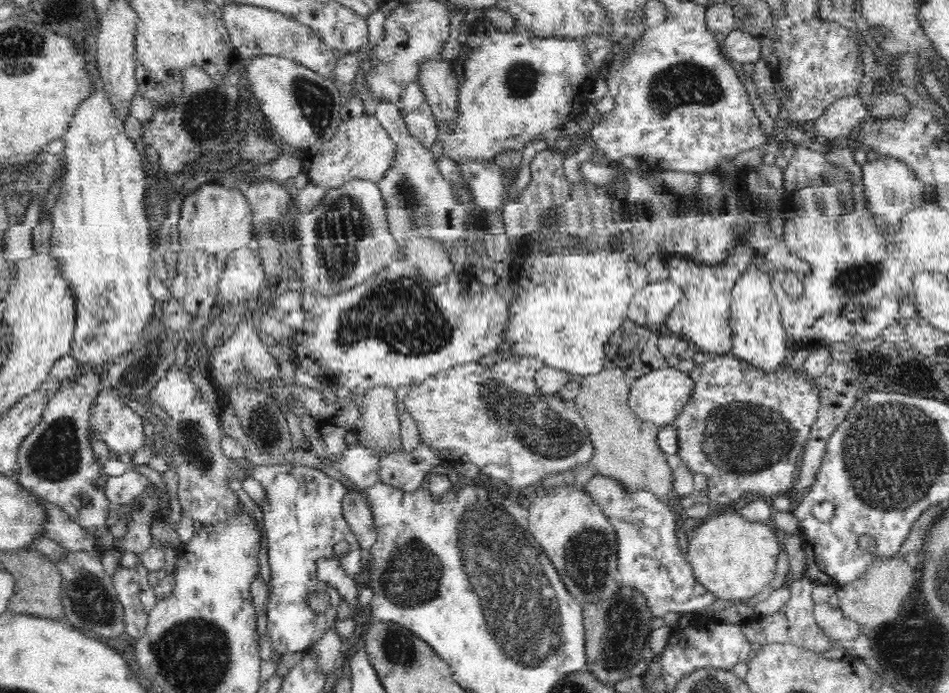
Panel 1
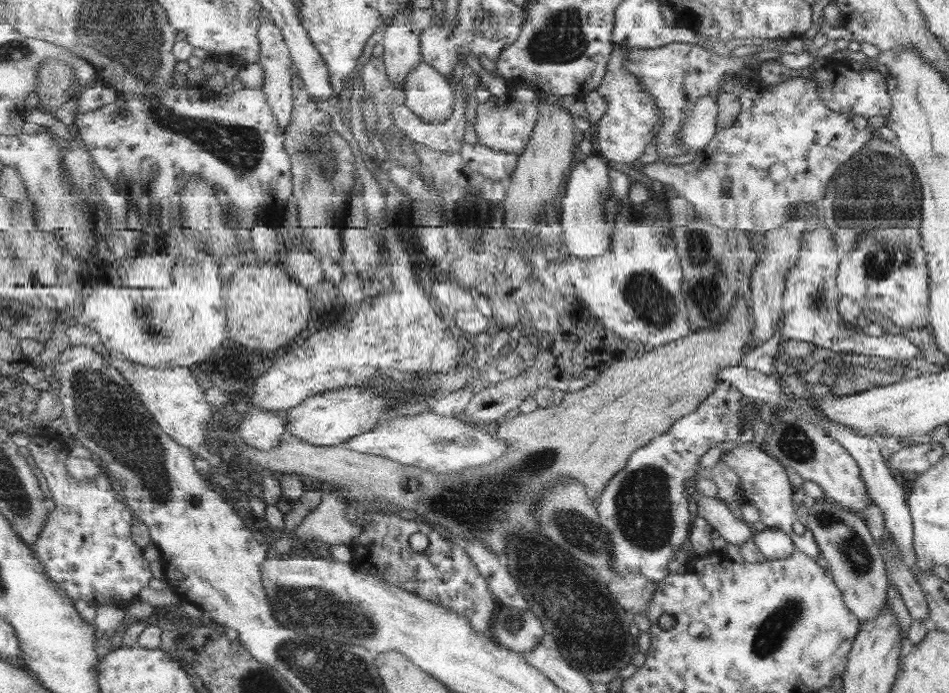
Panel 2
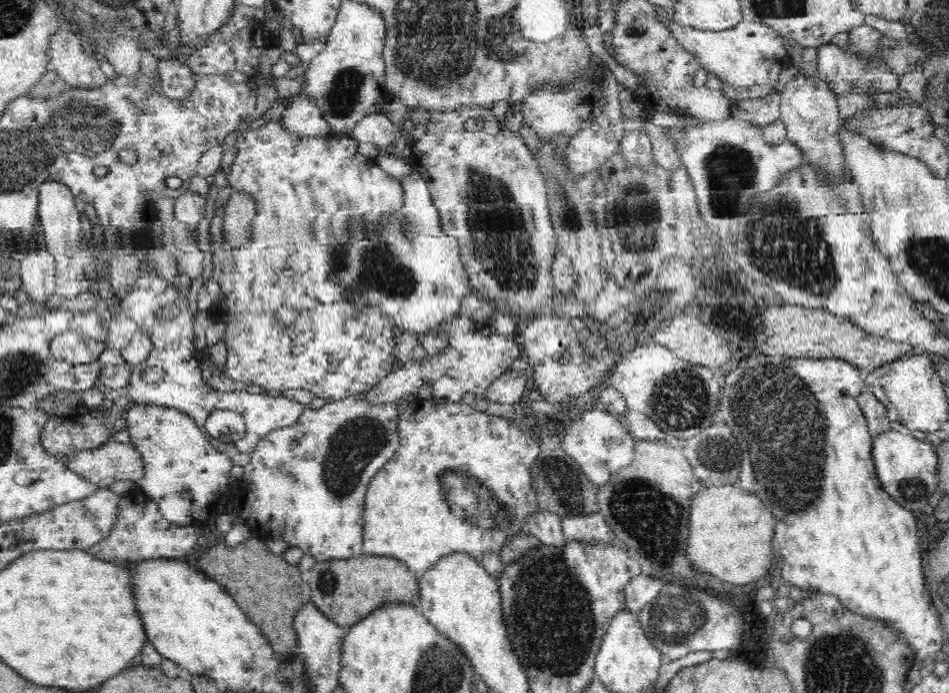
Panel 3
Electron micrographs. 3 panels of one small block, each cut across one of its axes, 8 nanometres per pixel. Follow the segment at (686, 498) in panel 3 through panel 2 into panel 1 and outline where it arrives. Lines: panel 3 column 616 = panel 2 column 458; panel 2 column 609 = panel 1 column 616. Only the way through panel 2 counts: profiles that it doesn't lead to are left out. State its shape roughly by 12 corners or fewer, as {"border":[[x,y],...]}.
{"border":[[622,369],[581,380],[589,462],[626,492],[680,514],[656,428],[628,403]]}

